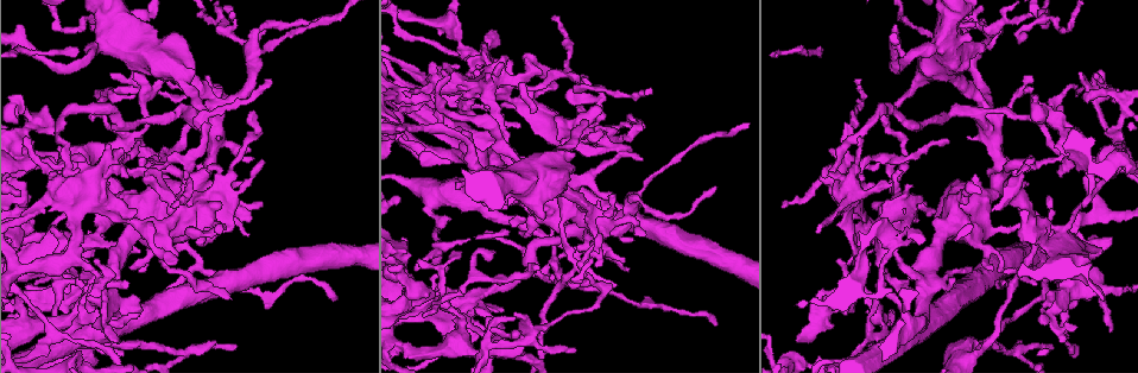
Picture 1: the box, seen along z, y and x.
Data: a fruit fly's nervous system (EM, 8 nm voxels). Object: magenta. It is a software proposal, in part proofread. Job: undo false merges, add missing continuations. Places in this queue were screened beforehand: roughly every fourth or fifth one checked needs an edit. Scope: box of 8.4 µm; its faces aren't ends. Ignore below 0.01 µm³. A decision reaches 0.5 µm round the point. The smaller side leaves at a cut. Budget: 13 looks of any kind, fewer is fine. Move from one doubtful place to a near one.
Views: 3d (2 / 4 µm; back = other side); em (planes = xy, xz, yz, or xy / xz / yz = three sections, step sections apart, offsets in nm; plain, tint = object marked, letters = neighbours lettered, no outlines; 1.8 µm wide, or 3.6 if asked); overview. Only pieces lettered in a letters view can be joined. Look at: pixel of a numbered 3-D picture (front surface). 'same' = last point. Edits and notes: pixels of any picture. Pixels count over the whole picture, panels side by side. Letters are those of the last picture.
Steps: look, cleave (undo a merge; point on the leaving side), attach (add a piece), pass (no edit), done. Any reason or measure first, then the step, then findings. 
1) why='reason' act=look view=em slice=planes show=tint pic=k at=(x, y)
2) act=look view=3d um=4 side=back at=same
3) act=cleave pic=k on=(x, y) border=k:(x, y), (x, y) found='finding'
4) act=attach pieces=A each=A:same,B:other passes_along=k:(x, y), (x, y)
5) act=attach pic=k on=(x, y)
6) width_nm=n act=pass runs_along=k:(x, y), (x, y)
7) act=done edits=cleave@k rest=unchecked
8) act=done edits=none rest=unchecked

act=look view=em slice=planes show=letters pic=1 at=(213, 341)

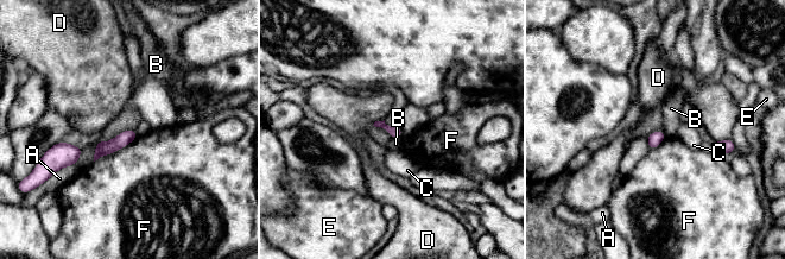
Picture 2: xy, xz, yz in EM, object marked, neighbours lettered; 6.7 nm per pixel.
act=pass each=A:other,B:other,C:other,D:other,E:other,F:other runs_along=2:(133, 134), (102, 149), (97, 153) found='none of them fits'

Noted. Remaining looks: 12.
why='branch stops here' act=look view=em slice=planes show=letters pic=1 at=(585, 280)

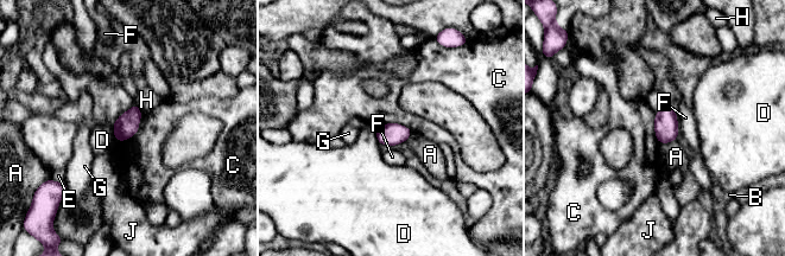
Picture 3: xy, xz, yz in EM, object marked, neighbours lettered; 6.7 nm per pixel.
longest_contact=C:280nm act=pass each=A:other,B:other,C:other,D:other,E:other,F:other,G:other,H:other,J:other found='none of them fits'

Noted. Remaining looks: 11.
why='closes a loop' act=look view=em slice=xy step=4 show=letters pic=1 at=(529, 339)

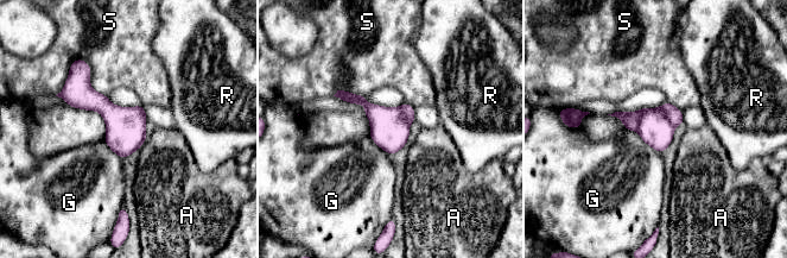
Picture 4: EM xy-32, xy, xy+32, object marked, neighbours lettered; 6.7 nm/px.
why='cut it another way' act=look view=em slice=planes show=letters at=same

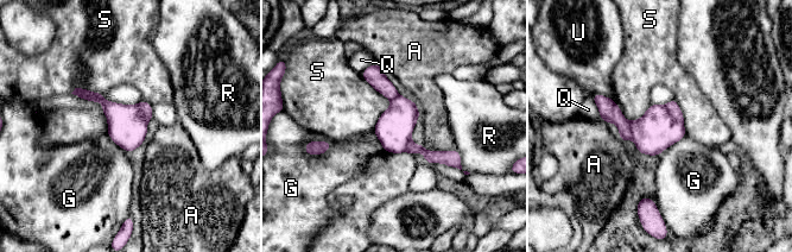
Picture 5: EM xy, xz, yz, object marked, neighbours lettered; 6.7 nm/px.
act=cleave pic=5 on=(675, 111) each=A:other,G:other,Q:other,R:other,S:other,U:other border=5:(664, 106), (676, 120), (682, 123) found='a second neuron is stuck on'

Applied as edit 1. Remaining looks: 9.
act=look view=em slice=planes show=letters pic=1 at=(1001, 329)

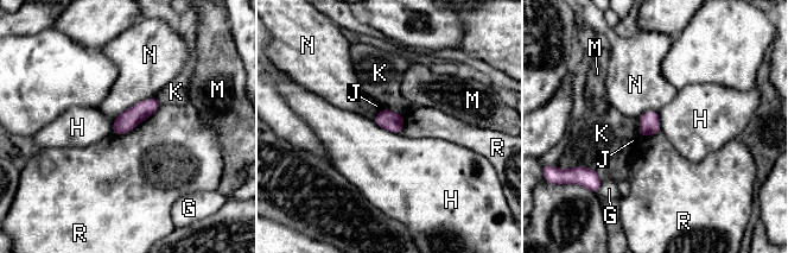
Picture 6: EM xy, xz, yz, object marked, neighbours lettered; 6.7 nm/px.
act=pass each=G:other,H:other,J:other,K:other,M:other,N:other,R:other border=6:(373, 120), (379, 126), (399, 134) found='no lettered piece goes on from it'

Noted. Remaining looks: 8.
act=done edits=cleave@5 rest=unchecked

